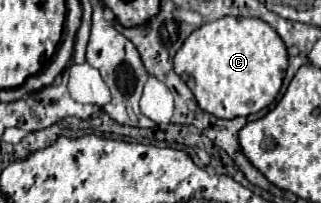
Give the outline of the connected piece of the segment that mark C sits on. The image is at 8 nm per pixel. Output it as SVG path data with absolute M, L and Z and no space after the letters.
M223 16L197 28L175 54L175 72L193 92L201 110L233 120L267 108L281 90L288 52L279 34L259 18Z

